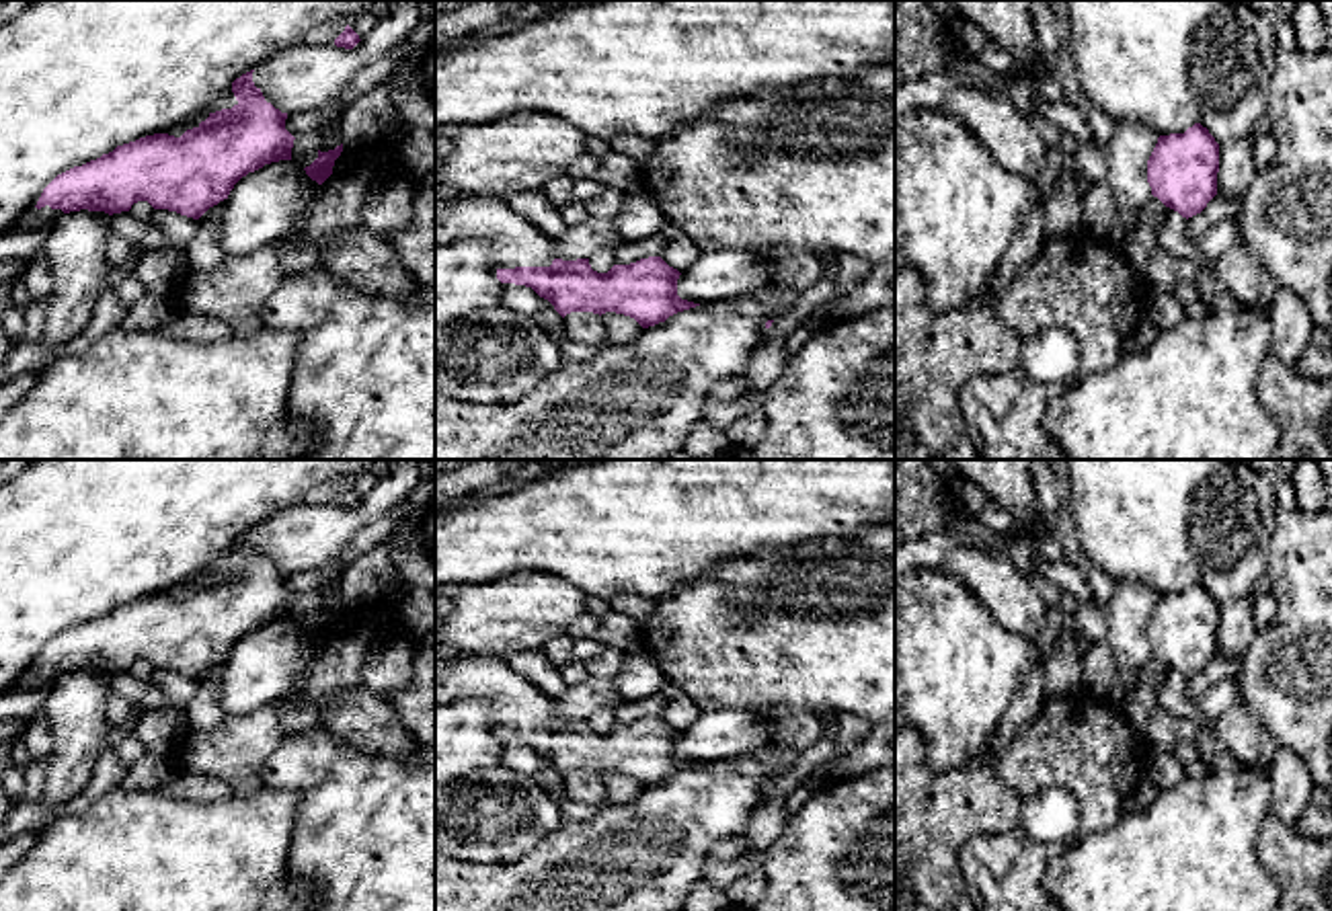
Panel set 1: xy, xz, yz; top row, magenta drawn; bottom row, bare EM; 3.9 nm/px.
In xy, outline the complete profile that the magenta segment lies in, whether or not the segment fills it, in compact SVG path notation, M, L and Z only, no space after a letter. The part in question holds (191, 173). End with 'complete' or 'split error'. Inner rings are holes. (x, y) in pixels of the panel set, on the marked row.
M252 72L232 82L236 105L209 113L197 127L181 137L154 133L117 146L82 166L57 174L14 228L47 228L70 211L105 211L109 215L129 211L133 203L148 201L154 209L168 209L199 220L209 207L228 199L234 185L265 164L291 160L293 135L285 129L287 113L265 101L252 82Z | split error

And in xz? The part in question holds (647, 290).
M464 195L435 205L435 246L466 238L491 246L501 283L532 287L562 318L616 312L649 328L700 306L677 295L681 273L661 256L614 265L608 273L593 271L589 259L556 259L552 236L495 195Z | split error

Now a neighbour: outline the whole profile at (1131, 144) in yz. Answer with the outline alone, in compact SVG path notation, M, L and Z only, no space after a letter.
M1137 121L1114 123L1106 146L1108 172L1116 211L1139 213L1151 197L1147 160L1158 144L1158 133Z

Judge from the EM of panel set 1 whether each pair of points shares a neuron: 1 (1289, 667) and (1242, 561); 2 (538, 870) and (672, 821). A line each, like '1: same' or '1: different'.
1: different
2: same

